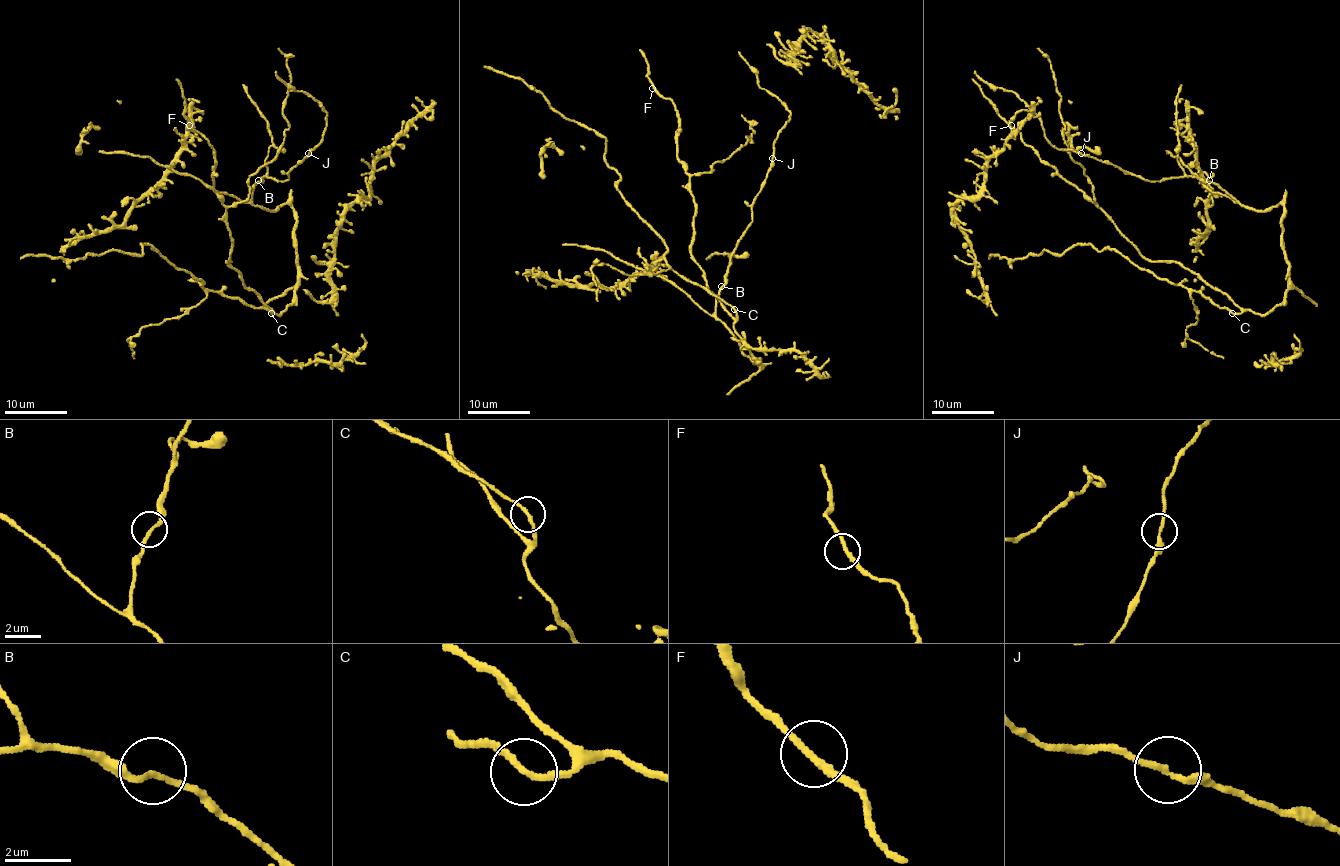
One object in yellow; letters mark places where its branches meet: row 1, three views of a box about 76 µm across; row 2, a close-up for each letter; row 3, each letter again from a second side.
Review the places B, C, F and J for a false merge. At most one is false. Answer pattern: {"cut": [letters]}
{"cut": []}

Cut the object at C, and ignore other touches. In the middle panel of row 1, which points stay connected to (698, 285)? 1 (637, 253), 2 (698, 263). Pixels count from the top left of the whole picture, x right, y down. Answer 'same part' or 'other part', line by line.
1: other part
2: other part

